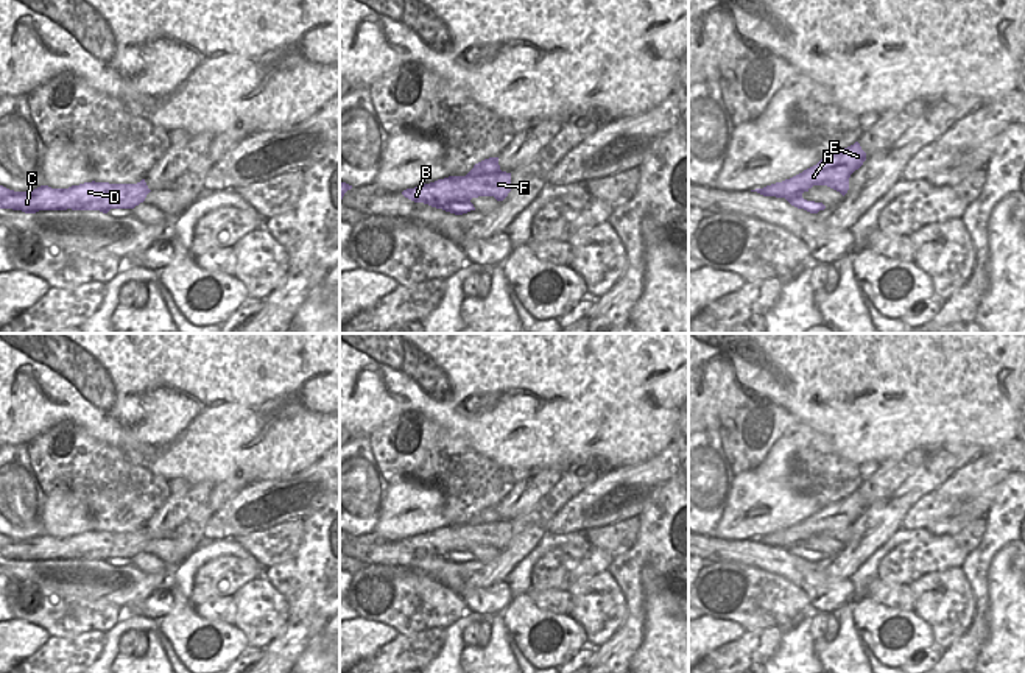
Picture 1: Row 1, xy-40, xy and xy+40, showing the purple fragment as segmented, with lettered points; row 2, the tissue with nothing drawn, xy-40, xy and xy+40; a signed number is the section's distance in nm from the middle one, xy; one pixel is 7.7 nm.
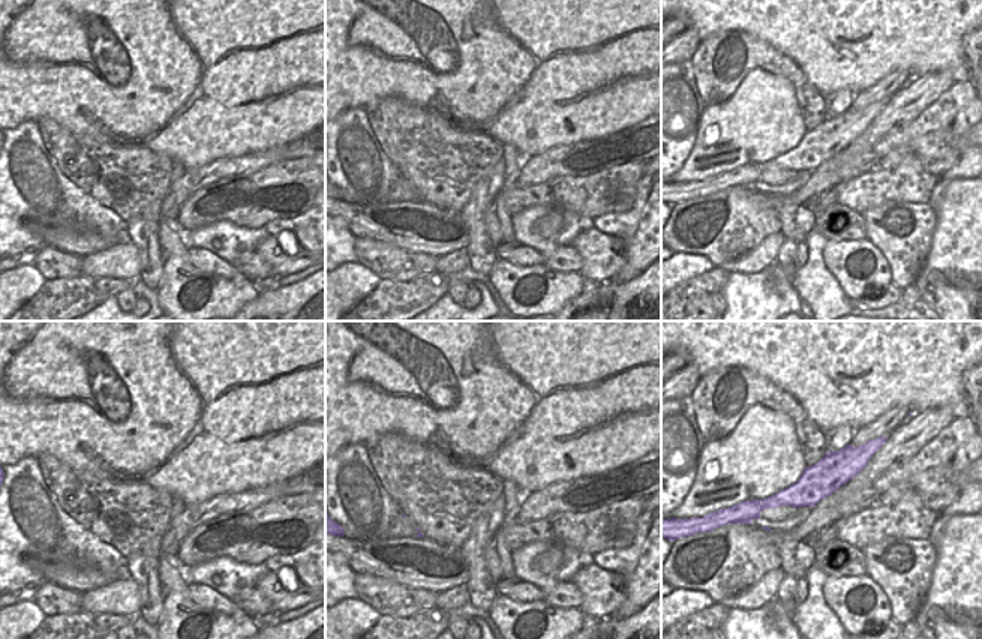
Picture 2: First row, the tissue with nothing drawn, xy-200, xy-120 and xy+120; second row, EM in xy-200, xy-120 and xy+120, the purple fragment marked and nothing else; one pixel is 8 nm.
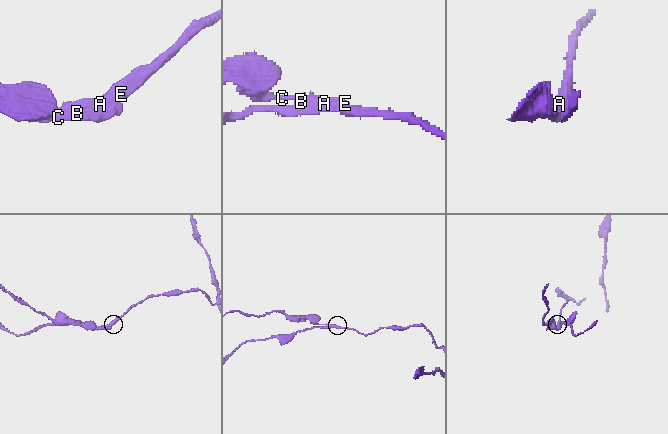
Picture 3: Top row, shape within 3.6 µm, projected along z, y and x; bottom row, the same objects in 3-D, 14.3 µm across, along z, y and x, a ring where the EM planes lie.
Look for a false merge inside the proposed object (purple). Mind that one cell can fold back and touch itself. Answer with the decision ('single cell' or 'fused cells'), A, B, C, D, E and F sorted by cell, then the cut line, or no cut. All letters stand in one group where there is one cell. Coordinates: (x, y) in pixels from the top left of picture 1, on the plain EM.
fused cells; A E F / B C D; cut in xy along (444, 527), (454, 527), (472, 546)

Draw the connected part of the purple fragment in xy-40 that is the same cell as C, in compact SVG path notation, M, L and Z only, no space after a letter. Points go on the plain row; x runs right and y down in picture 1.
M84 531L69 537L41 534L28 541L14 541L0 534L0 558L36 562L39 559L100 559L118 558L118 548L109 531Z

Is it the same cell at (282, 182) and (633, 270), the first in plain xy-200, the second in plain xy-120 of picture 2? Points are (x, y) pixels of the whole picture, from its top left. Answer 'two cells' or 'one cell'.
two cells

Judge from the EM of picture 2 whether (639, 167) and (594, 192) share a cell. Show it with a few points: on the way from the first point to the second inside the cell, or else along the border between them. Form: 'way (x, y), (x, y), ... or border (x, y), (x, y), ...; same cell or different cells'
way (628, 174), (610, 191), (604, 192); same cell

